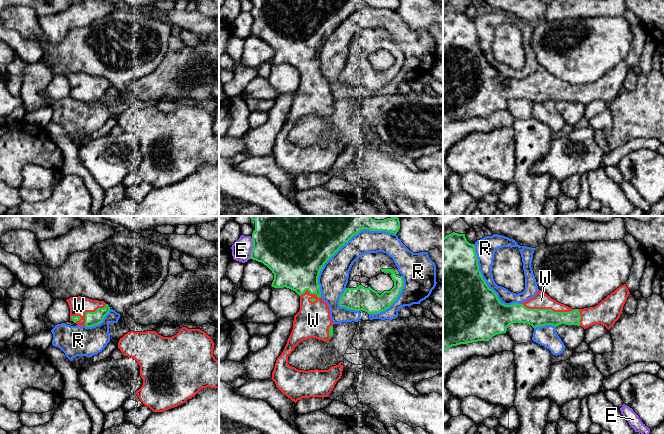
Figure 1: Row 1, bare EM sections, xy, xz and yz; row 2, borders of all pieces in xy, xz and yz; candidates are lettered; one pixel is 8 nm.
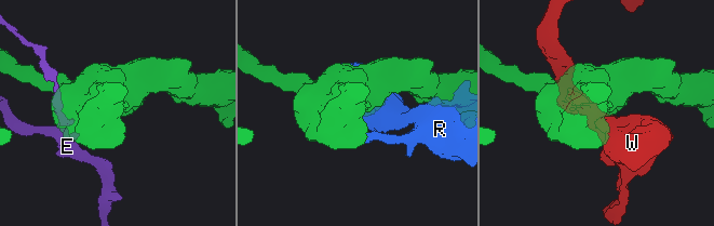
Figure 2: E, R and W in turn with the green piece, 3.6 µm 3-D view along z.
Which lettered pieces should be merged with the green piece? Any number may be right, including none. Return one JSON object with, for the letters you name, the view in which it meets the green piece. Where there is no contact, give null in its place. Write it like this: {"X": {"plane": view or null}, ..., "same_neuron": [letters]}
{"W": {"plane": "yz"}, "same_neuron": ["W"]}

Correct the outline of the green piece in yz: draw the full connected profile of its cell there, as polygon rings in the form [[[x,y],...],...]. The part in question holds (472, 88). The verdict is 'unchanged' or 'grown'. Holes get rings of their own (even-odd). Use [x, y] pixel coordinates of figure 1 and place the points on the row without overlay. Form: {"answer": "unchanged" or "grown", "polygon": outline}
{"answer": "grown", "polygon": [[[451,9],[443,14],[443,127],[460,120],[467,120],[478,117],[488,117],[497,110],[506,109],[507,104],[513,99],[527,99],[533,104],[546,101],[577,101],[584,105],[601,100],[610,105],[619,95],[623,82],[630,68],[626,60],[617,64],[595,83],[584,85],[572,85],[557,78],[545,68],[538,66],[538,69],[522,80],[513,79],[505,81],[500,78],[497,70],[489,64],[479,47],[478,35],[474,20],[467,17],[465,10]]]}

